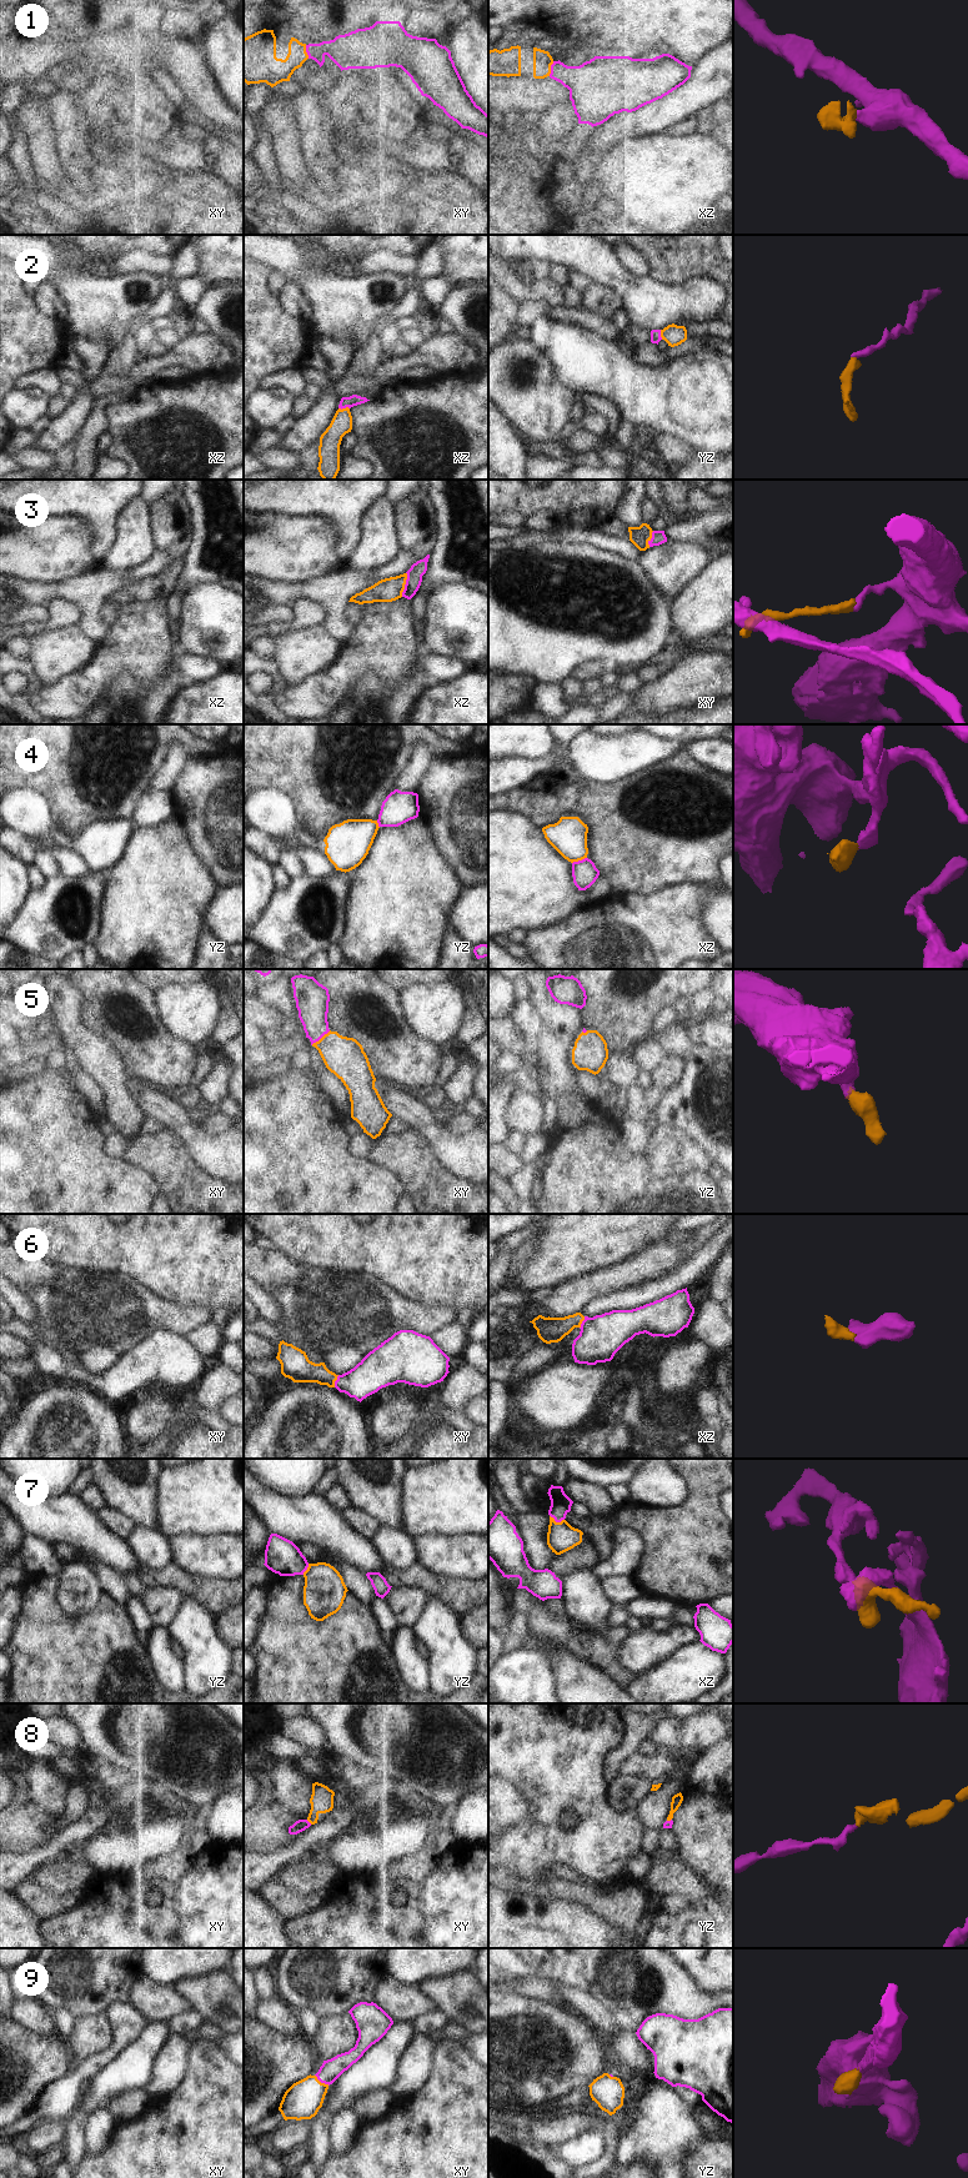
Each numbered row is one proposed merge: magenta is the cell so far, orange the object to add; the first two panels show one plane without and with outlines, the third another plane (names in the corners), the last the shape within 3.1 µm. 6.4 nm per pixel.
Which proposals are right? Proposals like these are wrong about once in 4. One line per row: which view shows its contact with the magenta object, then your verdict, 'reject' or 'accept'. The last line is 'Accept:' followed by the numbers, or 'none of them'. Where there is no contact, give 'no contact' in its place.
1: meets magenta in xz; accept
2: meets magenta in xz; accept
3: meets magenta in xz; accept
4: meets magenta in xz; reject
5: meets magenta in xy; accept
6: meets magenta in xy; accept
7: meets magenta in xz; accept
8: meets magenta in xy; accept
9: meets magenta in xy; accept
Accept: 1, 2, 3, 5, 6, 7, 8, 9

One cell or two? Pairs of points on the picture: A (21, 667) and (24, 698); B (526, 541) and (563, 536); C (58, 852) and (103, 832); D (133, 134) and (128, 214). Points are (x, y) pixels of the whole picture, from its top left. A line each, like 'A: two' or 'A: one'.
A: one
B: two
C: two
D: two

